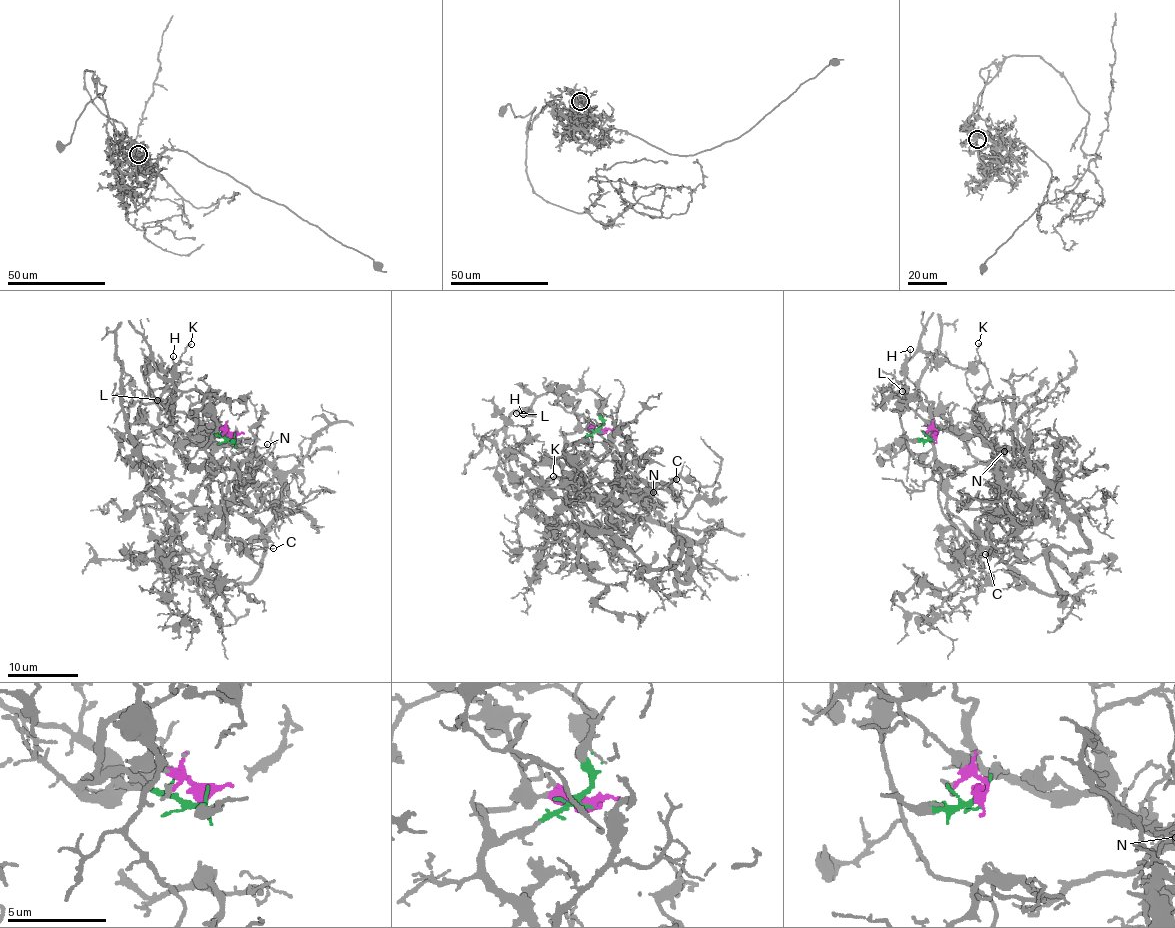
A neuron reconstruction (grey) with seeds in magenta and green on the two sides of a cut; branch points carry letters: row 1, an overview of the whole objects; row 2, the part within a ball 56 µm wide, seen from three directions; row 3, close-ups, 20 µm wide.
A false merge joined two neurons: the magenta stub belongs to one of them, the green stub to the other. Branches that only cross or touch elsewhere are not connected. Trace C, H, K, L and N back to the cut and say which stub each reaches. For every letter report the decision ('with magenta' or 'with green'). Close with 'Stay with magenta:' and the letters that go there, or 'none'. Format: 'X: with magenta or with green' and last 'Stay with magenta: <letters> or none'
C: with magenta
H: with magenta
K: with green
L: with magenta
N: with green
Stay with magenta: C, H, L

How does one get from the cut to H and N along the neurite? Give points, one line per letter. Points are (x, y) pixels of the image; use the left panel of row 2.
H: (232, 439), (227, 431), (214, 424), (210, 399), (196, 389), (179, 391), (173, 385), (173, 356)
N: (230, 439), (200, 428), (189, 433), (204, 435), (210, 444), (237, 448), (253, 461), (252, 449), (268, 443)

